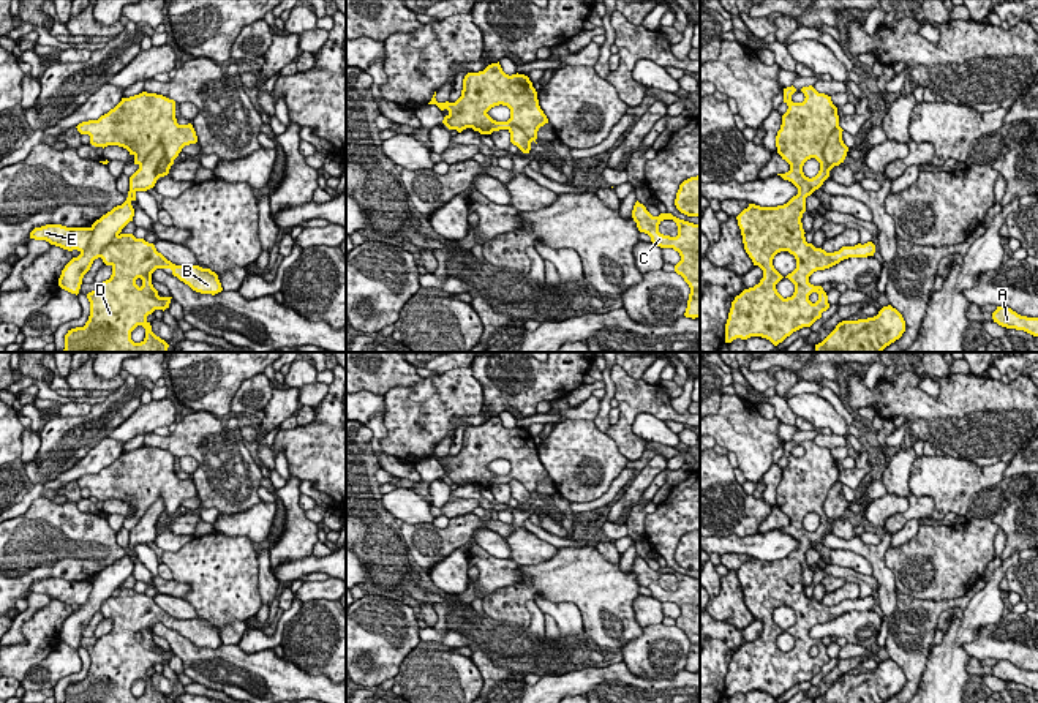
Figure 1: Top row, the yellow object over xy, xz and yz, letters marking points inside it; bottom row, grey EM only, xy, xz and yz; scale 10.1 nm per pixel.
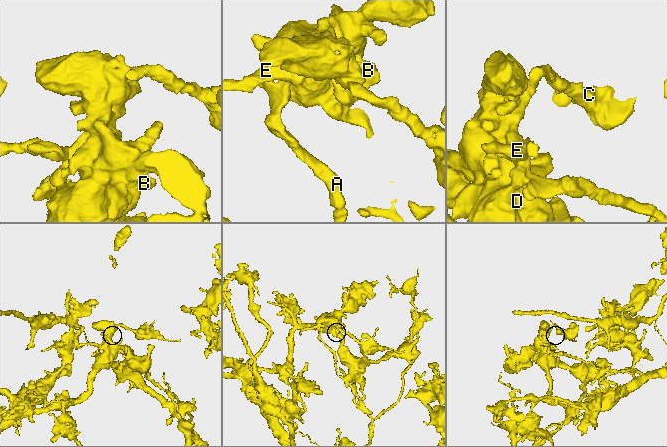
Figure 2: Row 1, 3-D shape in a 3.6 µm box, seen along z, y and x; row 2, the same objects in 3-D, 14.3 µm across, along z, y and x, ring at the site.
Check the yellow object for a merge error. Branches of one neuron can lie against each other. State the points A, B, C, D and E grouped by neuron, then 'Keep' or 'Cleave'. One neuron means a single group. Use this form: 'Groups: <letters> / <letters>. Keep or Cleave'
Groups: A B C D E. Keep

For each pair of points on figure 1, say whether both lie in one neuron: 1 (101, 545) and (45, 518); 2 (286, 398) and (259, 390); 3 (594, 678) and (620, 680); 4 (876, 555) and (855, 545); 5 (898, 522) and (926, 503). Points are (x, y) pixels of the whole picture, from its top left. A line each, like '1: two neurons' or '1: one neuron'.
1: one neuron
2: two neurons
3: one neuron
4: one neuron
5: one neuron

